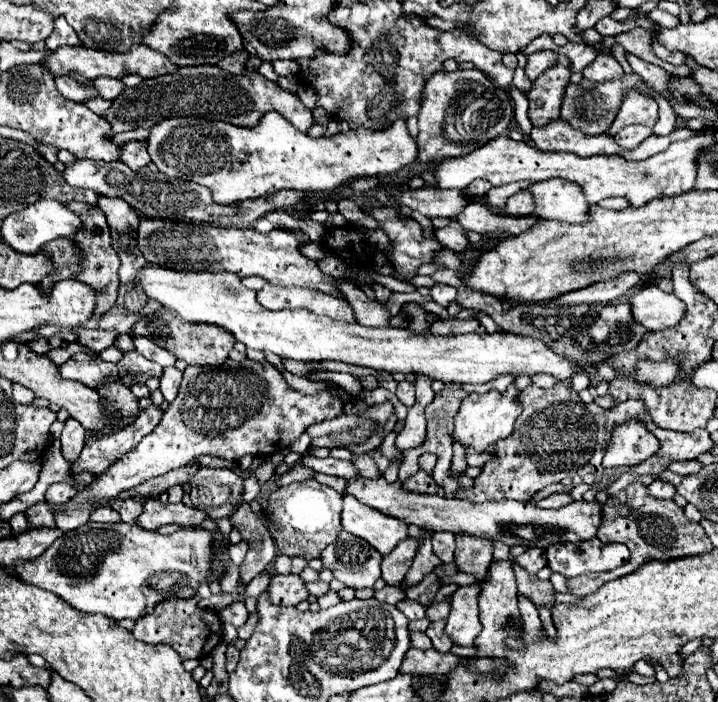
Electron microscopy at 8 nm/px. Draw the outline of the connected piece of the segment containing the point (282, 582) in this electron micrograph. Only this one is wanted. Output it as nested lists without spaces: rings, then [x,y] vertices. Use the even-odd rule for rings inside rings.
[[[288,574],[288,576],[272,576],[270,586],[270,600],[274,604],[284,604],[284,606],[298,606],[300,602],[308,600],[308,590],[306,590],[306,582],[296,576],[296,574]]]

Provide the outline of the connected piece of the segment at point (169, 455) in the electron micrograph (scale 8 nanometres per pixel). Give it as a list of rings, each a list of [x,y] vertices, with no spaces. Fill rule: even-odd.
[[[226,360],[220,368],[200,368],[200,366],[188,366],[184,370],[184,378],[182,378],[182,386],[180,392],[176,396],[176,400],[168,406],[168,410],[164,412],[160,424],[142,438],[142,442],[128,452],[128,456],[120,458],[120,464],[112,464],[112,470],[106,470],[104,474],[98,476],[98,480],[92,484],[90,490],[84,492],[76,492],[74,486],[70,484],[52,484],[46,492],[46,502],[48,504],[66,504],[72,498],[72,508],[68,508],[68,512],[60,512],[60,516],[56,516],[56,526],[62,532],[74,530],[82,524],[88,522],[90,512],[94,510],[92,504],[94,500],[104,500],[104,496],[116,496],[120,494],[124,488],[134,488],[140,482],[146,482],[154,476],[160,476],[168,470],[186,466],[188,462],[194,462],[198,456],[208,454],[208,456],[218,456],[230,462],[238,462],[242,456],[246,454],[254,454],[254,456],[262,456],[262,454],[276,454],[286,450],[310,424],[322,422],[324,418],[334,418],[342,414],[342,402],[340,398],[324,392],[324,394],[316,394],[316,396],[304,396],[300,392],[296,392],[294,388],[290,388],[286,384],[286,380],[280,376],[280,372],[270,364],[270,362],[252,362],[252,360],[244,360],[244,362],[232,362]]]

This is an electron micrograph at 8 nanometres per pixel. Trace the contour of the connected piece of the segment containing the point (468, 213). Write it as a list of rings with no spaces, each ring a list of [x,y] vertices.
[[[472,200],[468,206],[464,206],[464,210],[456,216],[456,222],[466,228],[466,230],[474,230],[478,234],[486,234],[486,232],[506,232],[506,234],[520,234],[524,230],[528,230],[530,226],[534,226],[538,222],[536,216],[530,218],[510,218],[510,216],[500,216],[494,214],[490,208],[486,208],[486,204],[482,204],[480,200]]]

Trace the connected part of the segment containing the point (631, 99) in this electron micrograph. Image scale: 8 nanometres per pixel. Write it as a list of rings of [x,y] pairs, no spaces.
[[[630,88],[620,104],[620,112],[616,114],[612,126],[606,130],[608,136],[616,136],[618,130],[630,124],[644,124],[654,126],[658,120],[658,104],[648,98],[646,94],[640,94],[636,88]]]

